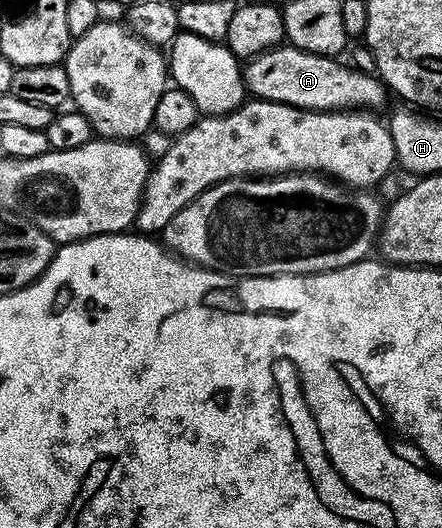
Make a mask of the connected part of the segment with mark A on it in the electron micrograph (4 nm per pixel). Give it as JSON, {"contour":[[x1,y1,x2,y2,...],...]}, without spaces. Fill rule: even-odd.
{"contour":[[282,43,244,62,245,88,258,101,274,101,296,109,349,111,354,107,364,107,369,111,381,111,377,109,385,105,385,82,372,72,360,73,339,62,337,57,315,55]]}

